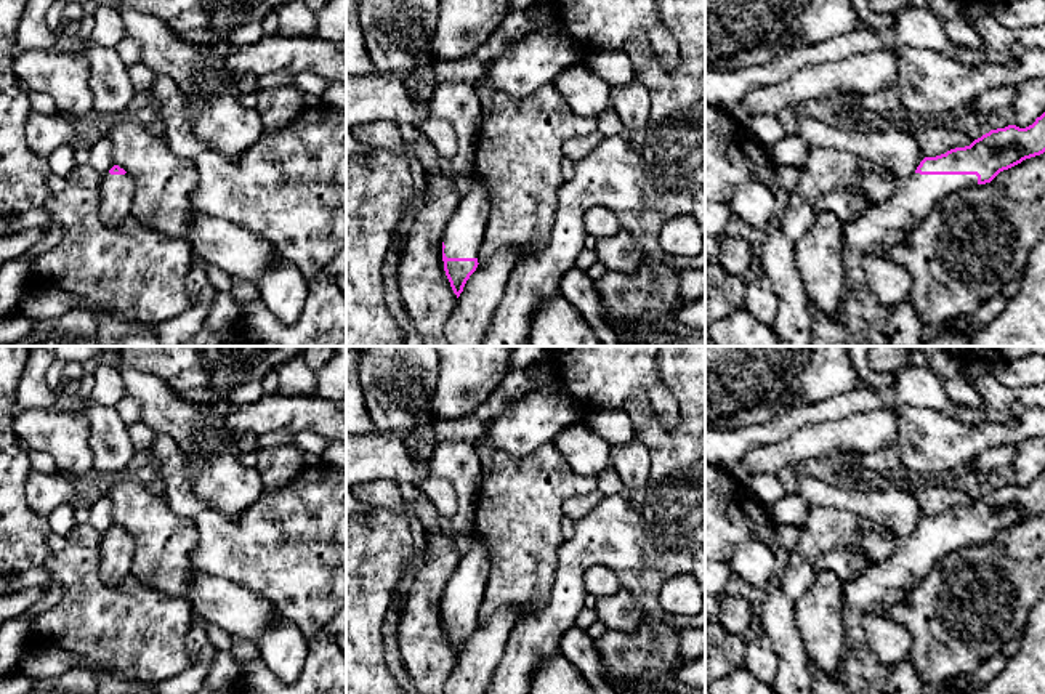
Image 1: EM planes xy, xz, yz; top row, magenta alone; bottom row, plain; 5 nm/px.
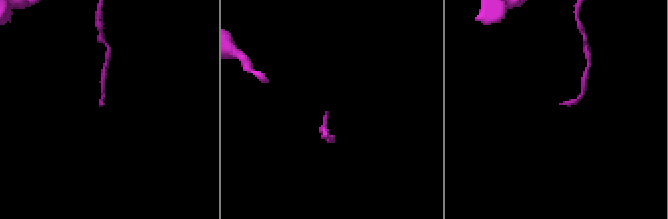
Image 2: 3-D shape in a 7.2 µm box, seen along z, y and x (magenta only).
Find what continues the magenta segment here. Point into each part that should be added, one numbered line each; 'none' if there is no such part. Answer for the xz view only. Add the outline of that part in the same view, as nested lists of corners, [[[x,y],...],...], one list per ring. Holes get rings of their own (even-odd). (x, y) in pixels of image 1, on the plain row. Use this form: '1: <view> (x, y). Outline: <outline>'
1: xz (465, 590). Outline: [[[473,535],[471,550],[460,558],[442,598],[447,617],[478,617],[489,577],[489,564],[487,548]]]

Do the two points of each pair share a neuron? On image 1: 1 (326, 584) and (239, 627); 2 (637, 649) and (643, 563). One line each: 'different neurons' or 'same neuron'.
1: different neurons
2: different neurons

